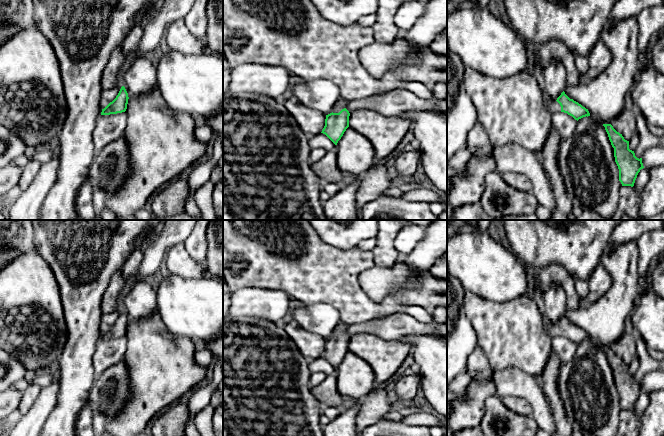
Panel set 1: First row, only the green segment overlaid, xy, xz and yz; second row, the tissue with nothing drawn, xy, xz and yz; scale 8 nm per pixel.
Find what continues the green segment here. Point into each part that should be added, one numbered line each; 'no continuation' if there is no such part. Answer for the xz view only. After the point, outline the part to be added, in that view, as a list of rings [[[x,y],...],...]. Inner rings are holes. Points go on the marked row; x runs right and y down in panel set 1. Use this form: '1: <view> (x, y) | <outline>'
1: xz (341, 103) | [[[341,98],[338,100],[338,102],[336,103],[334,109],[333,109],[333,113],[339,113],[342,109],[345,108],[345,106],[347,105],[348,101]]]

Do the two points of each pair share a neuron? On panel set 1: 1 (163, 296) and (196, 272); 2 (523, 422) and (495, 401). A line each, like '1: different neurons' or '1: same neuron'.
1: different neurons
2: same neuron

